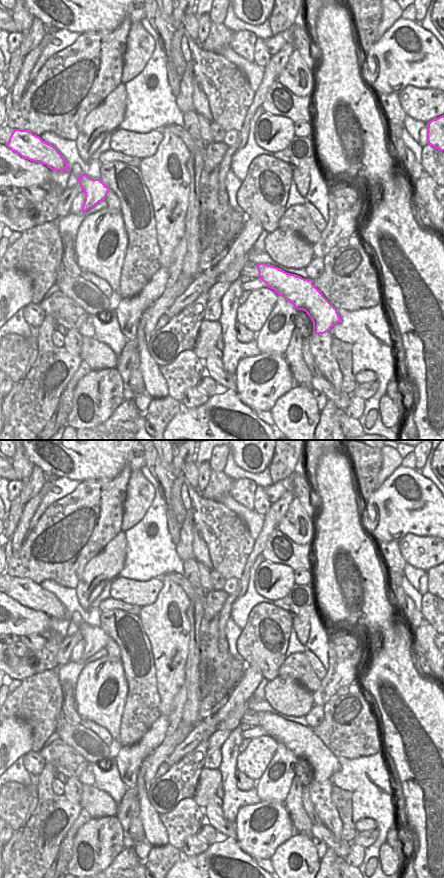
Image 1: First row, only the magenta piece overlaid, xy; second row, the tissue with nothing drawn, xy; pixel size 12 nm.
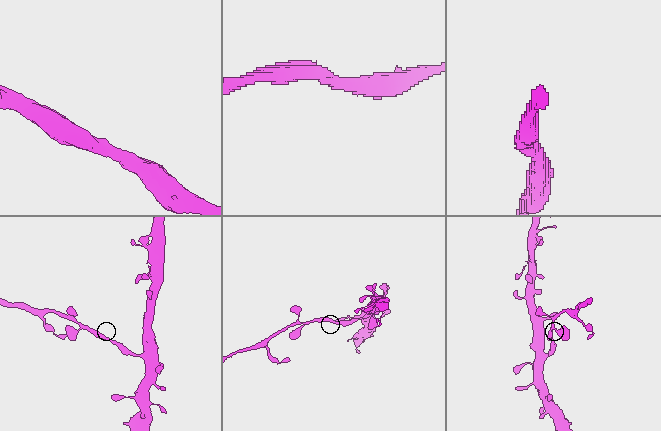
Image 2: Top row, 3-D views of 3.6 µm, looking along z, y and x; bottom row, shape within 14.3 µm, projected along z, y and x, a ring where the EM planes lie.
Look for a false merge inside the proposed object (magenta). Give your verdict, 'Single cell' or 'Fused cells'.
Single cell.

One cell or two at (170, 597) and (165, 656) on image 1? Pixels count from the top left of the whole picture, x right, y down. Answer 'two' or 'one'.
one

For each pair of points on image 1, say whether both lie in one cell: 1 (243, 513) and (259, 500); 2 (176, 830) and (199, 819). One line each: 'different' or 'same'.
1: different
2: same

